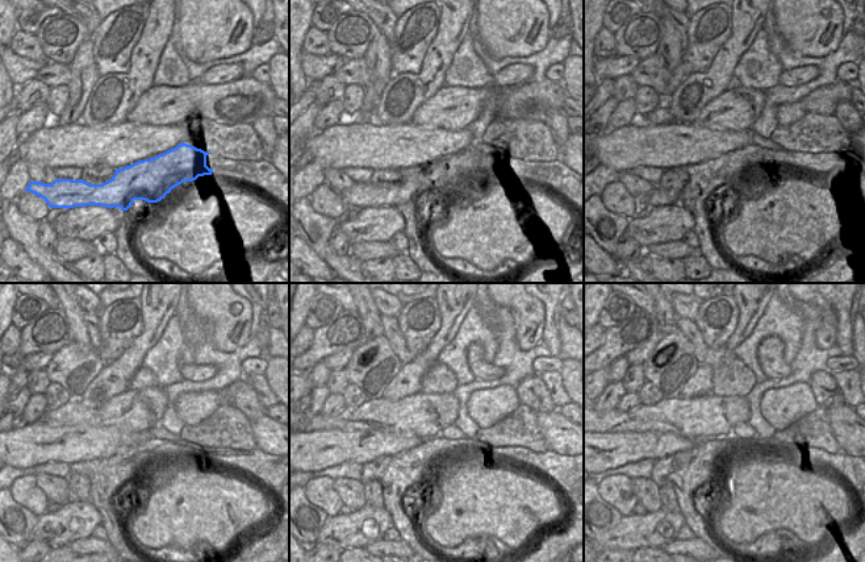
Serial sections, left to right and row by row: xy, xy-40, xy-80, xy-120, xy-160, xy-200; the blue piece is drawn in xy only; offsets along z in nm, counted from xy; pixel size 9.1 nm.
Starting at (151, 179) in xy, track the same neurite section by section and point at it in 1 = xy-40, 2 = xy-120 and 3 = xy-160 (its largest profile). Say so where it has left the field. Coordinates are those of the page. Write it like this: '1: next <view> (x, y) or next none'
1: next xy-40 (443, 177)
2: next xy-120 (140, 469)
3: next xy-160 (429, 466)

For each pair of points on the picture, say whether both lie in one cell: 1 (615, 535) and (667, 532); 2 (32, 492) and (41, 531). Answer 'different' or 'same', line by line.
1: same
2: different

